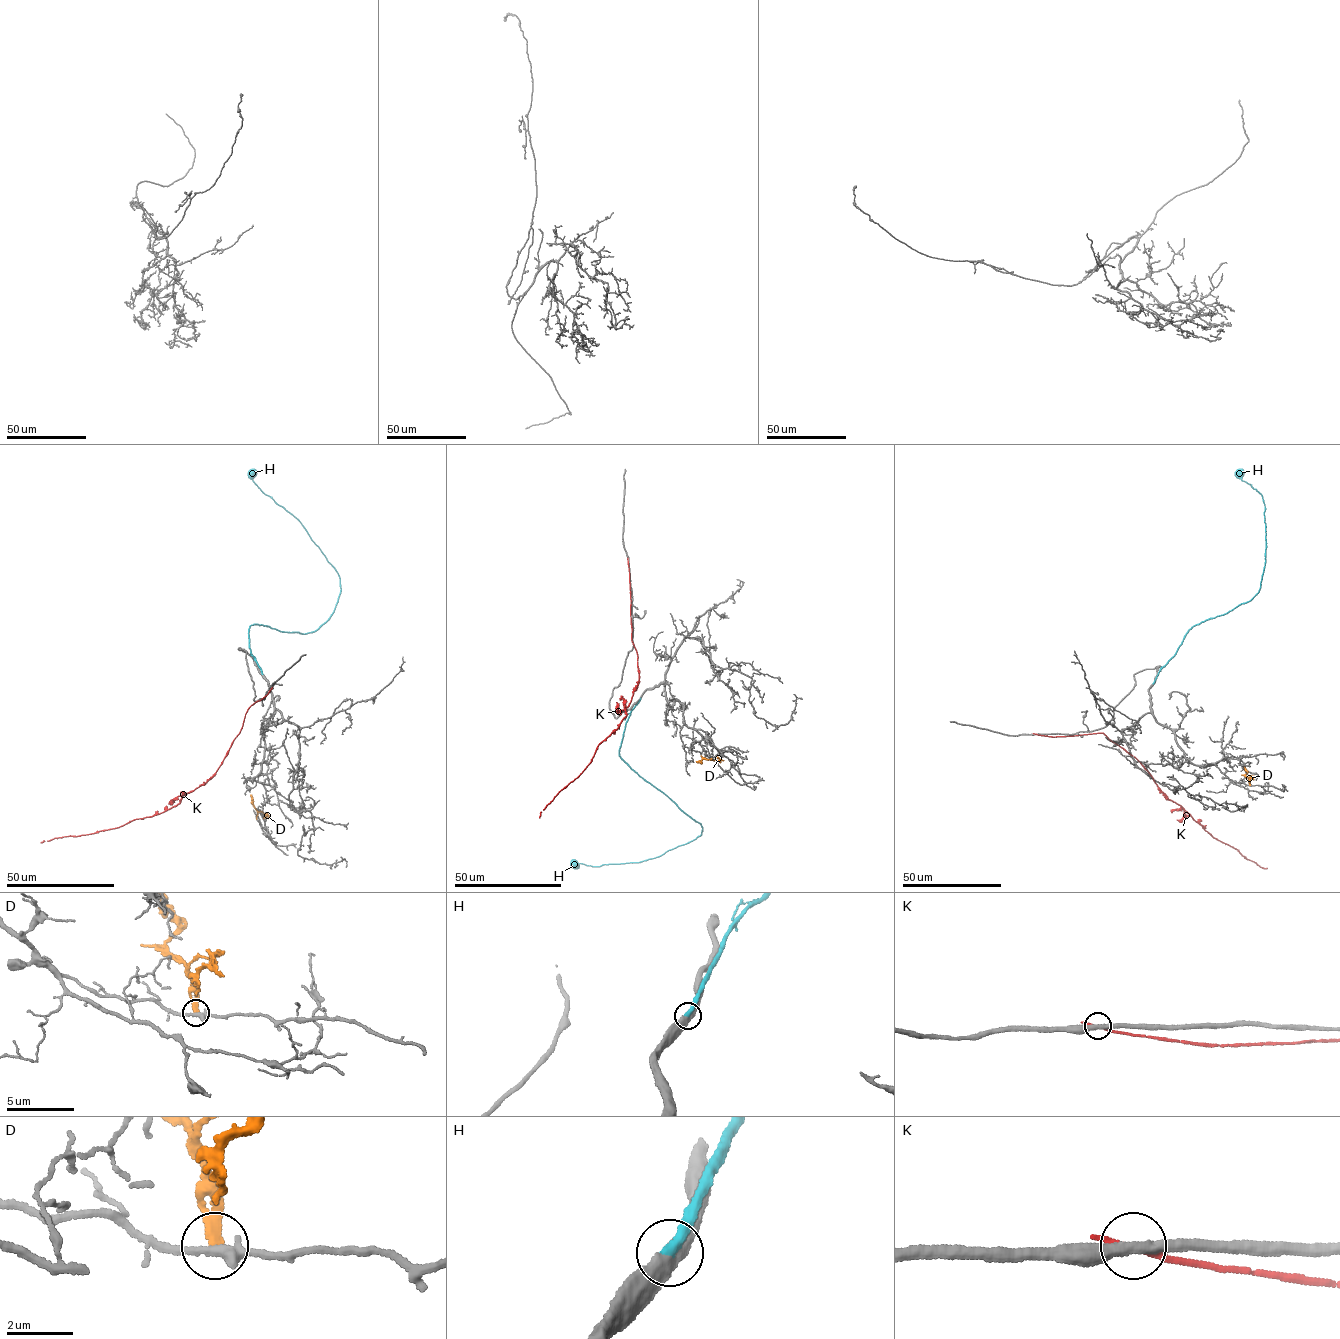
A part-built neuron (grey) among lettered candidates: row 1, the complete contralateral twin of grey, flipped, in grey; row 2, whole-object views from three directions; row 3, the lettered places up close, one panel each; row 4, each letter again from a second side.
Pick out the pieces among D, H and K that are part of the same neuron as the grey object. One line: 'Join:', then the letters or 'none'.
Join: H

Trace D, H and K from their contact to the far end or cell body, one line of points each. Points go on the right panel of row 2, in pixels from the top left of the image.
D: (1249, 785), (1244, 766)
H: (1153, 683), (1194, 625), (1224, 614), (1258, 593), (1265, 561), (1265, 508), (1260, 494), (1243, 481), (1239, 469)
K: (1035, 734), (1056, 737), (1104, 733), (1137, 759), (1160, 791), (1182, 806), (1213, 837), (1267, 868)

